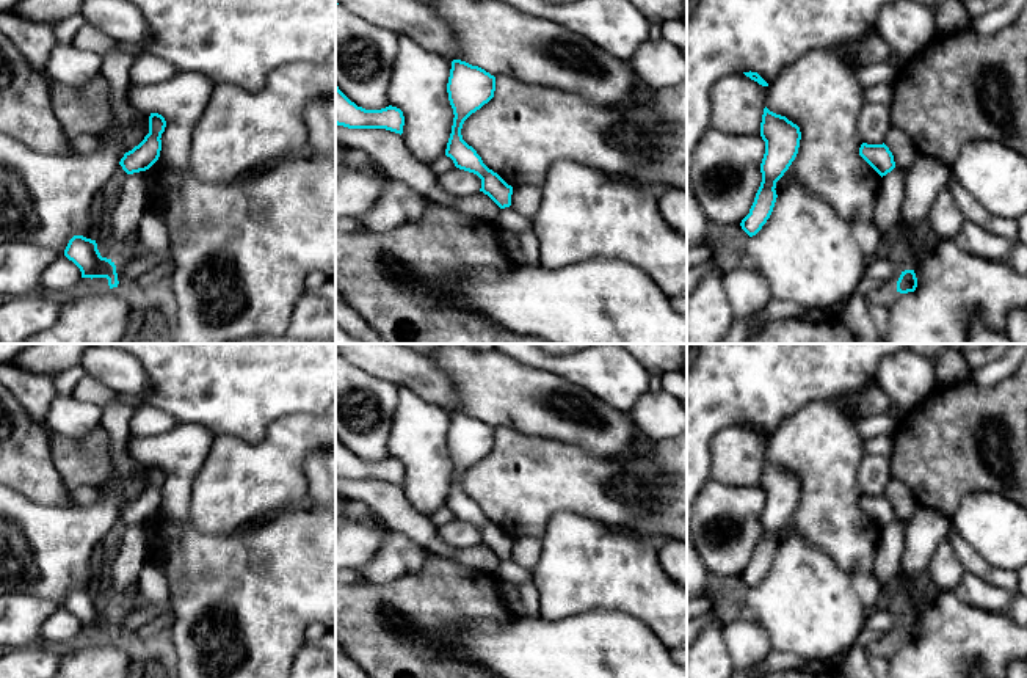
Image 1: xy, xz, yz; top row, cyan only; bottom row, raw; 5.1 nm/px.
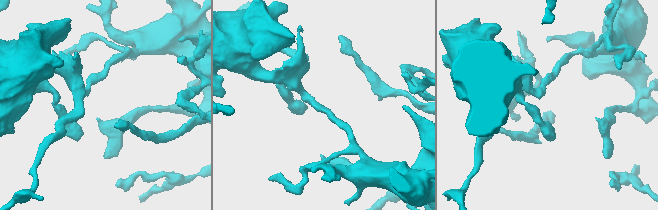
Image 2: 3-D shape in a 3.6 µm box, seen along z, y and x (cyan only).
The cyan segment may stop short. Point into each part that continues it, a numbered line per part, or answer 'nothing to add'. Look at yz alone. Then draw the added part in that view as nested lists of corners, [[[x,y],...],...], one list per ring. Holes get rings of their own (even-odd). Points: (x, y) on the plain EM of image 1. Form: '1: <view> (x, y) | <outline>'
nothing to add

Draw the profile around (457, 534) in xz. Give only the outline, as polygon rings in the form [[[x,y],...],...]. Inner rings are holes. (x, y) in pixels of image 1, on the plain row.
[[[452,519],[444,526],[437,526],[437,535],[452,548],[466,549],[475,546],[481,540],[481,530],[469,523]]]

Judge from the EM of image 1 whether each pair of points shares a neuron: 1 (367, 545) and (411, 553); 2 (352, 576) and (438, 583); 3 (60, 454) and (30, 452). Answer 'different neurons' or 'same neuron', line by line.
1: different neurons
2: different neurons
3: different neurons

